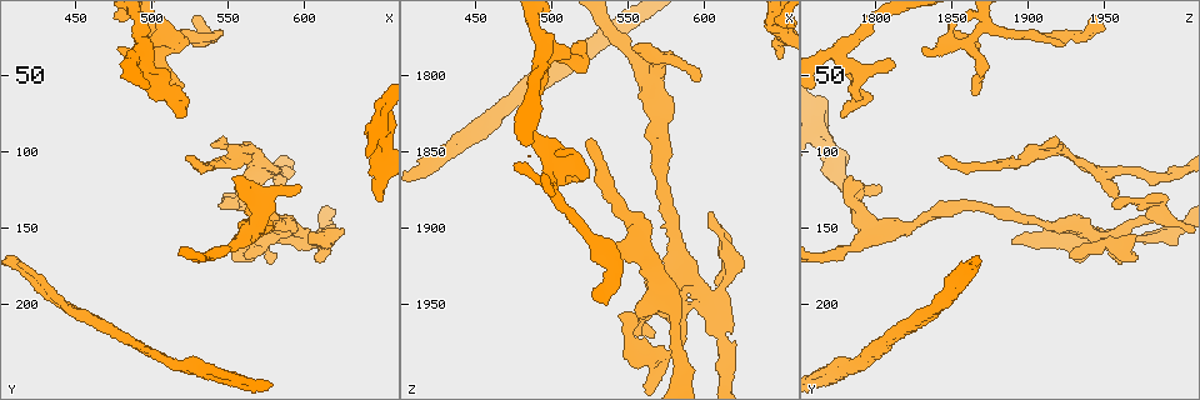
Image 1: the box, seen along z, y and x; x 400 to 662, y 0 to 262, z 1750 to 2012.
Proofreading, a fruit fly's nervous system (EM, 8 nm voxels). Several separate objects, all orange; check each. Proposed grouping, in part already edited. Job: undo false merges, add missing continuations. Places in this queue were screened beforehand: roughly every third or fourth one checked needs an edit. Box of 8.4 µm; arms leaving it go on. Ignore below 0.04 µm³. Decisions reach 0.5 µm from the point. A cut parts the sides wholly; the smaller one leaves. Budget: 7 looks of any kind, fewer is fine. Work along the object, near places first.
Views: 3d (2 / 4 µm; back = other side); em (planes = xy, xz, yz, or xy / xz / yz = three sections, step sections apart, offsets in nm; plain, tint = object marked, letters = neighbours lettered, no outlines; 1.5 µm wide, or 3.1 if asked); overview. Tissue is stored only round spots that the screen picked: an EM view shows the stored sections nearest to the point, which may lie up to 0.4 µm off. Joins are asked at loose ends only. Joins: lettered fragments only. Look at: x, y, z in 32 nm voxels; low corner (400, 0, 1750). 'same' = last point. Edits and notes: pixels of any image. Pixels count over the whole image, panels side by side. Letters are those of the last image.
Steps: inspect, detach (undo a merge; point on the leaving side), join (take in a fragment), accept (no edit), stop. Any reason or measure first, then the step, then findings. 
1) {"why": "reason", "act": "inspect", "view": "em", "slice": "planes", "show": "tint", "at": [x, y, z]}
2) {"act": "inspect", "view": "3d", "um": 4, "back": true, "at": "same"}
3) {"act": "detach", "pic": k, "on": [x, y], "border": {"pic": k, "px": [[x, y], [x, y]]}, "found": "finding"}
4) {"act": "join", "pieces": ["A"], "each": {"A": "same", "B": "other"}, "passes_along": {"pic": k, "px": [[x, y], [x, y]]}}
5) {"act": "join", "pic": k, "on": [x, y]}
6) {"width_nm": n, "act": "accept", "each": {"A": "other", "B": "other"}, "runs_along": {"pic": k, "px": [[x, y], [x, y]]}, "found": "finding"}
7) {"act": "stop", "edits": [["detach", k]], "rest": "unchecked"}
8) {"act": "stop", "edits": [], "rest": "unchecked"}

{"act": "inspect", "view": "em", "slice": "xz", "step": 8, "show": "letters", "at": [580, 174, 1962]}

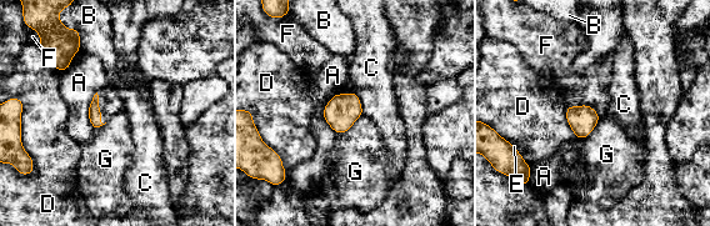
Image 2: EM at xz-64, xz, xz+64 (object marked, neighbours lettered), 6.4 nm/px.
{"longest_contact_nm": ["A", 280], "act": "accept", "each": {"A": "other", "B": "other", "C": "other", "D": "other", "E": "other", "F": "other", "G": "other"}, "found": "none of them fits"}

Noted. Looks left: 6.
{"why": "an open end", "act": "inspect", "view": "em", "slice": "planes", "show": "tint", "at": [650, 130, 1788]}

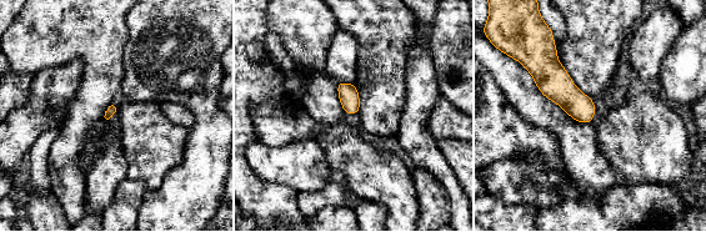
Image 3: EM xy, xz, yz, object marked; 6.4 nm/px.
{"why": "what lies round it", "act": "inspect", "view": "em", "slice": "planes", "show": "letters", "at": "same"}

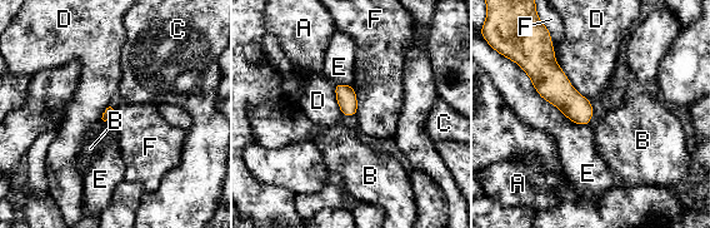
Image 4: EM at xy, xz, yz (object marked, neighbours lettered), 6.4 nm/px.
{"act": "accept", "each": {"A": "other", "B": "other", "C": "other", "D": "other", "E": "other", "F": "other"}, "border": {"pic": 4, "px": [[351, 85], [356, 98], [358, 113]]}, "found": "no lettered fragment goes on from it"}

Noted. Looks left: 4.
{"why": "an open end", "act": "inspect", "view": "3d", "um": 2, "at": [480, 34, 1830]}

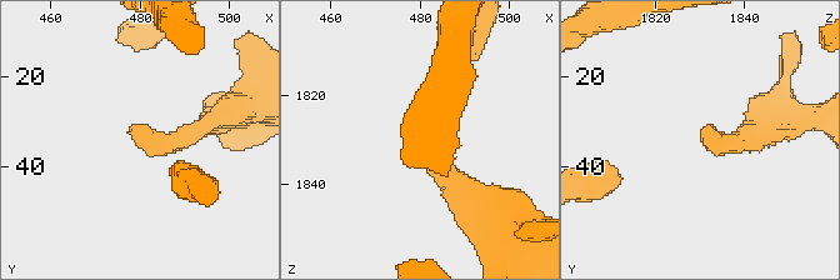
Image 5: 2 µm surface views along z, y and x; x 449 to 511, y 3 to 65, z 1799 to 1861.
{"act": "inspect", "view": "em", "slice": "planes", "show": "letters", "at": [478, 32, 1830]}

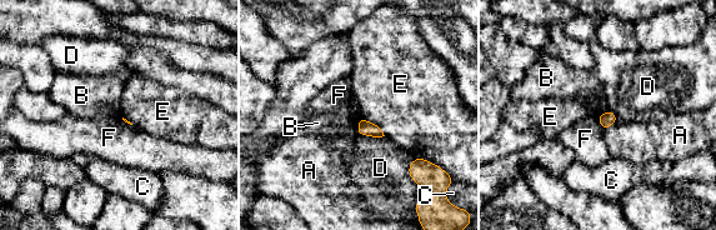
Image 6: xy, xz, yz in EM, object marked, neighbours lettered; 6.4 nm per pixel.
{"act": "accept", "each": {"A": "other", "B": "other", "C": "other", "D": "other", "E": "other", "F": "other"}, "border": {"pic": 6, "px": [[597, 116], [602, 130]]}, "found": "no lettered fragment goes on from it"}

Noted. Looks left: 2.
{"act": "stop", "edits": [], "rest": "unchecked"}

